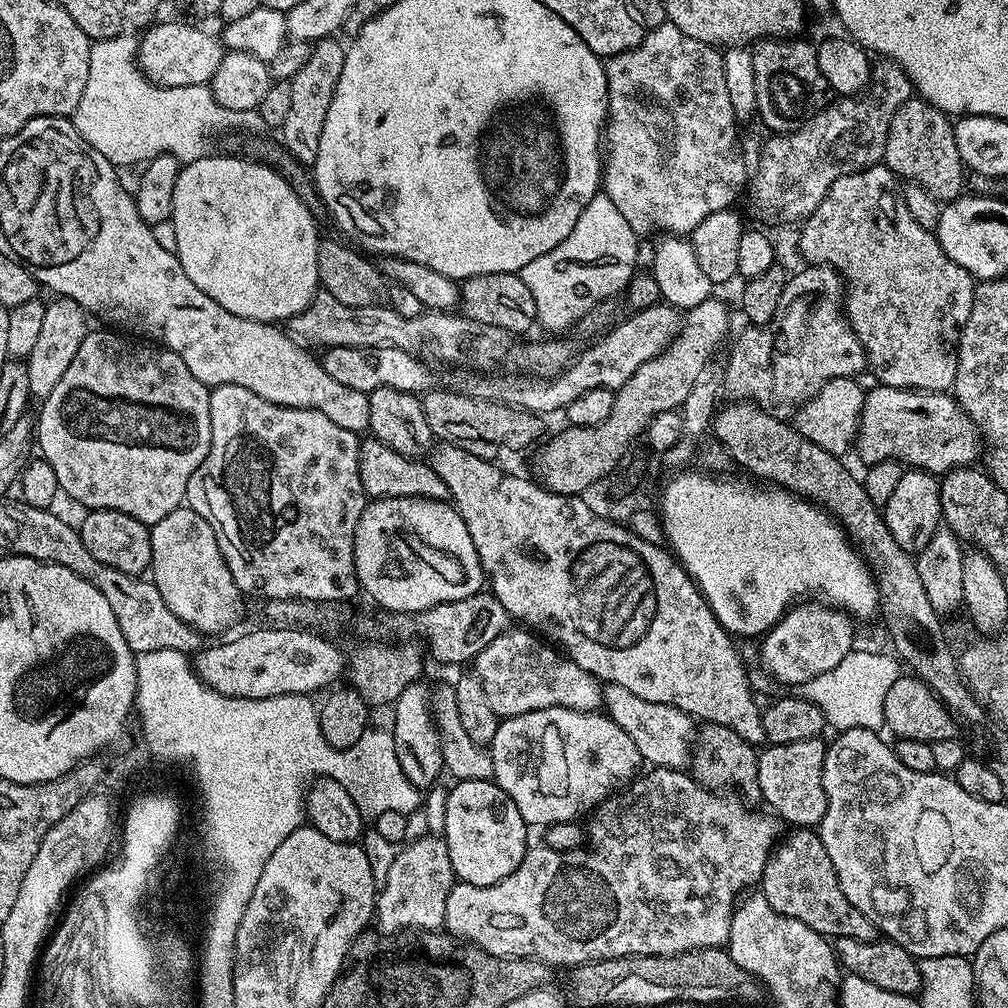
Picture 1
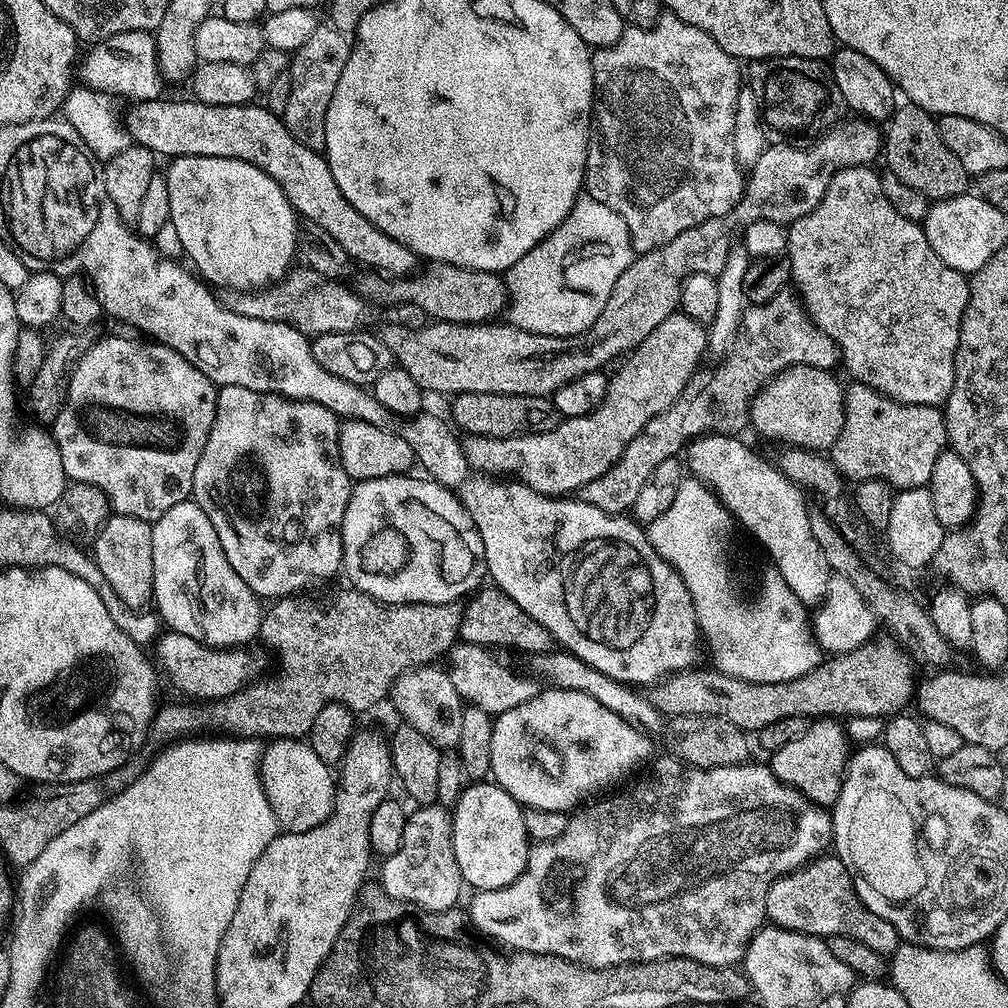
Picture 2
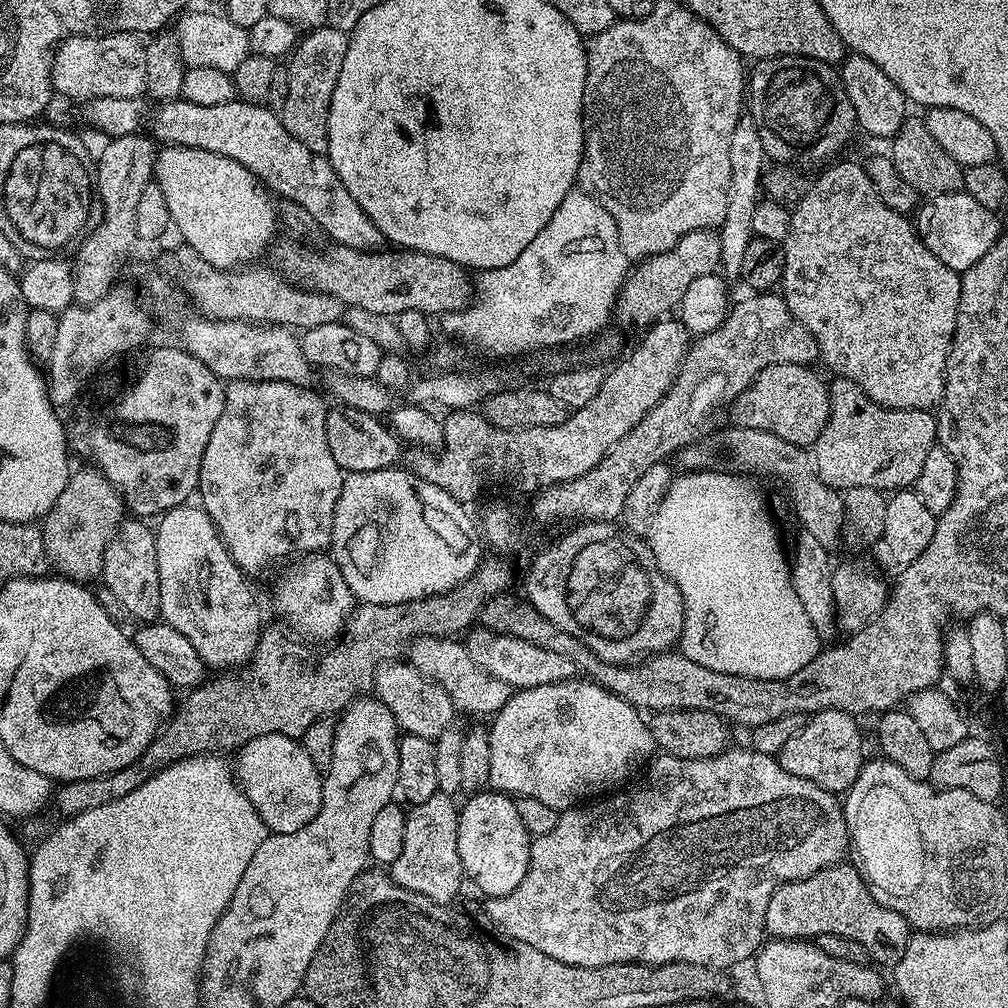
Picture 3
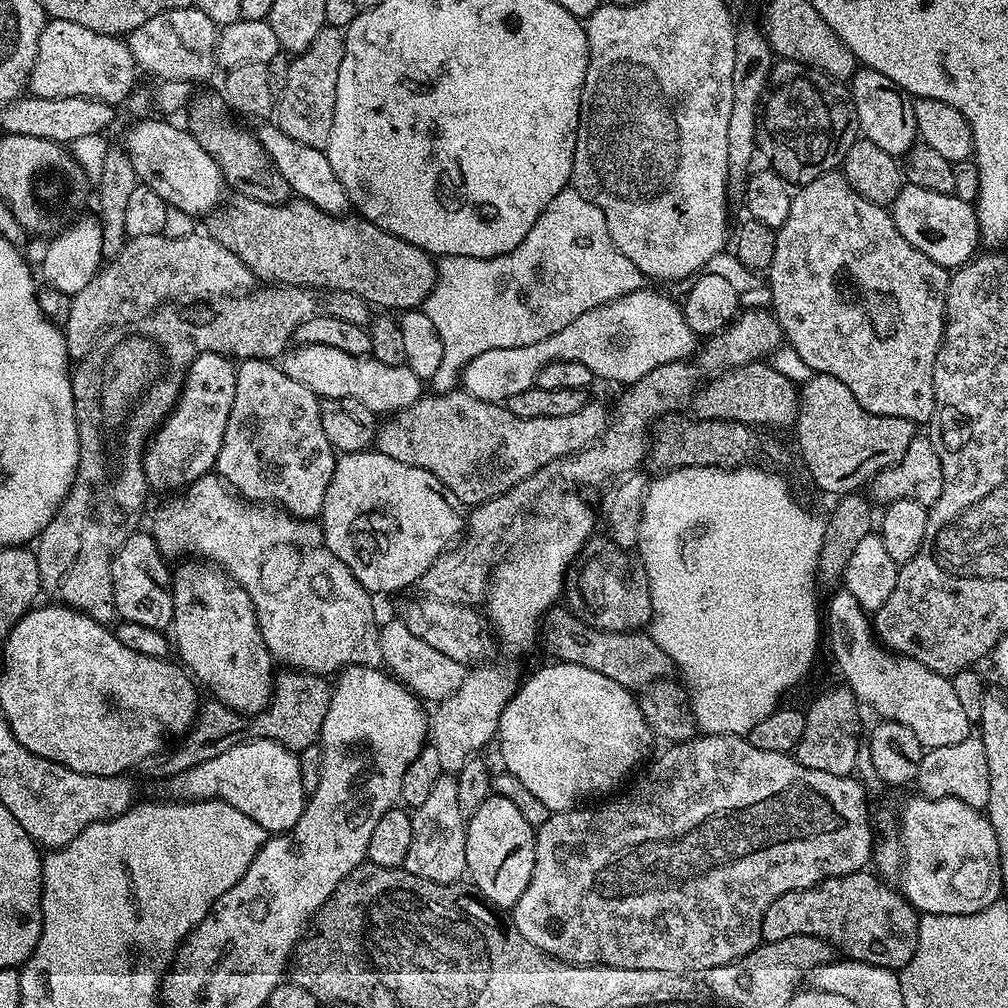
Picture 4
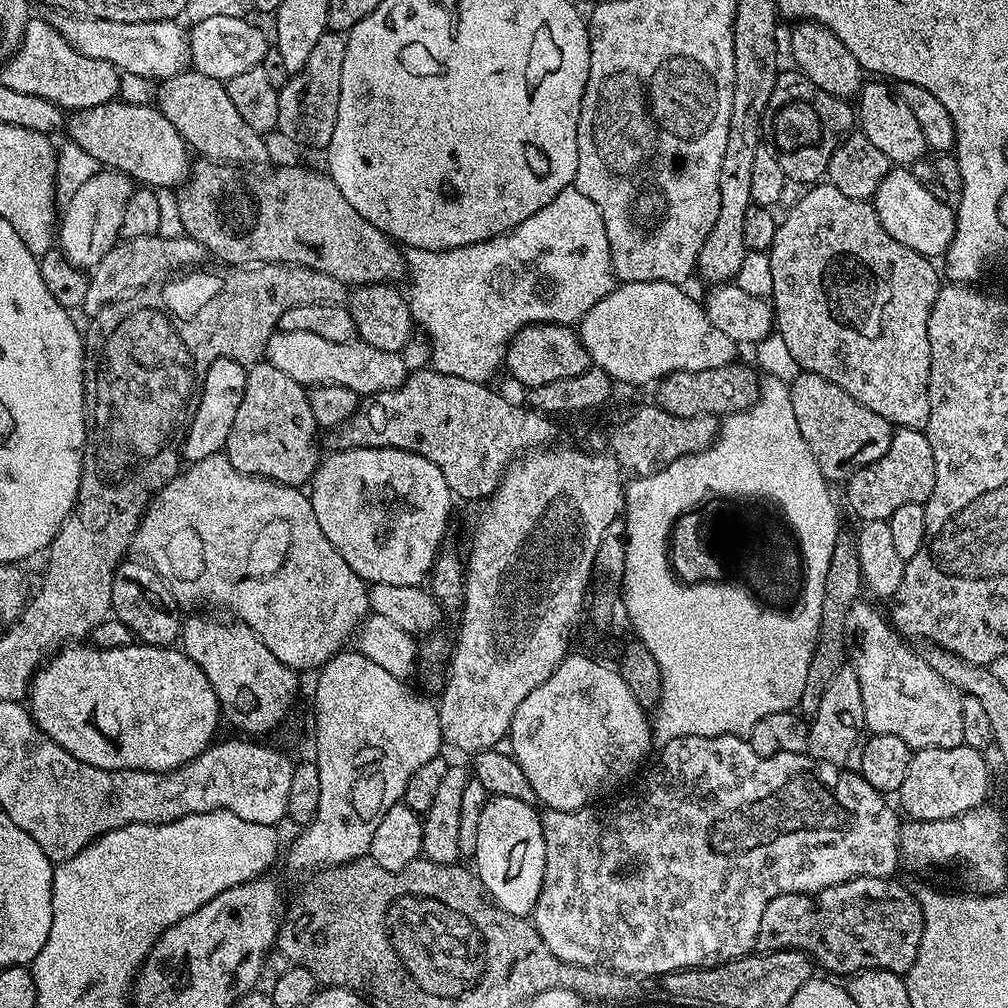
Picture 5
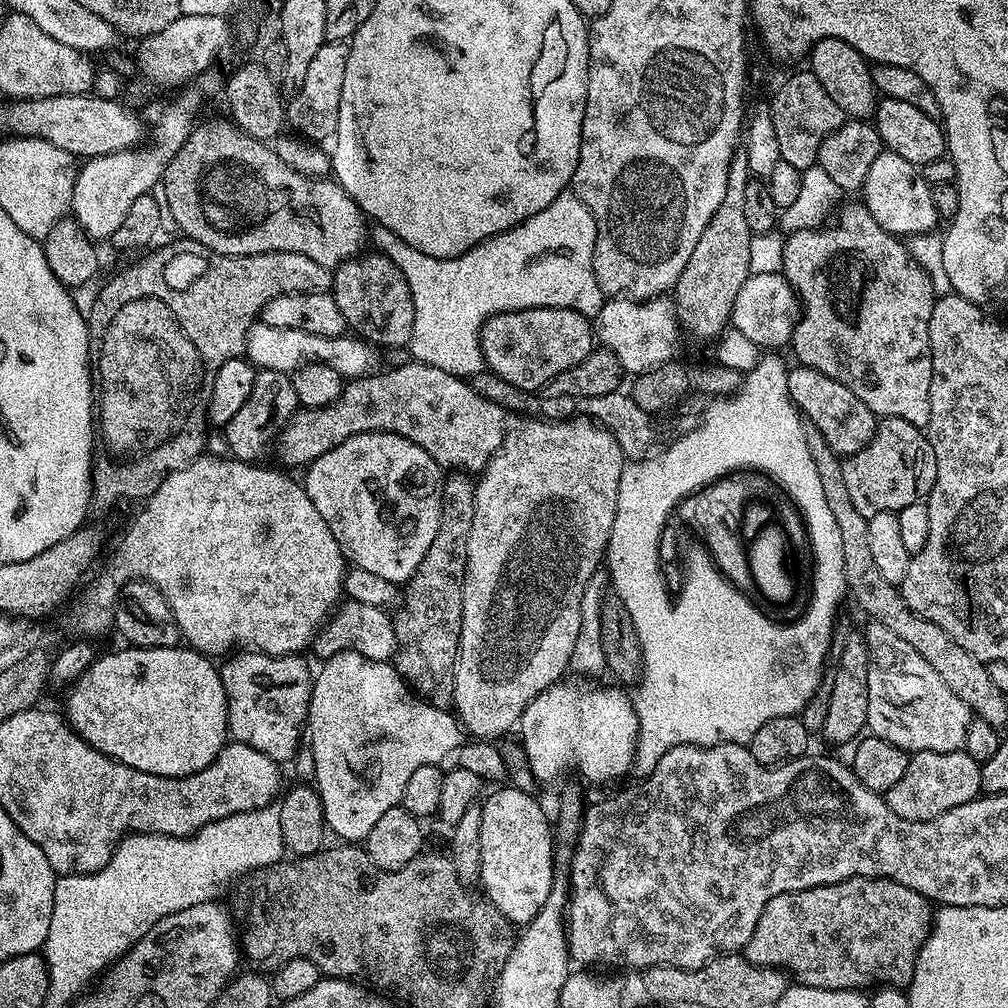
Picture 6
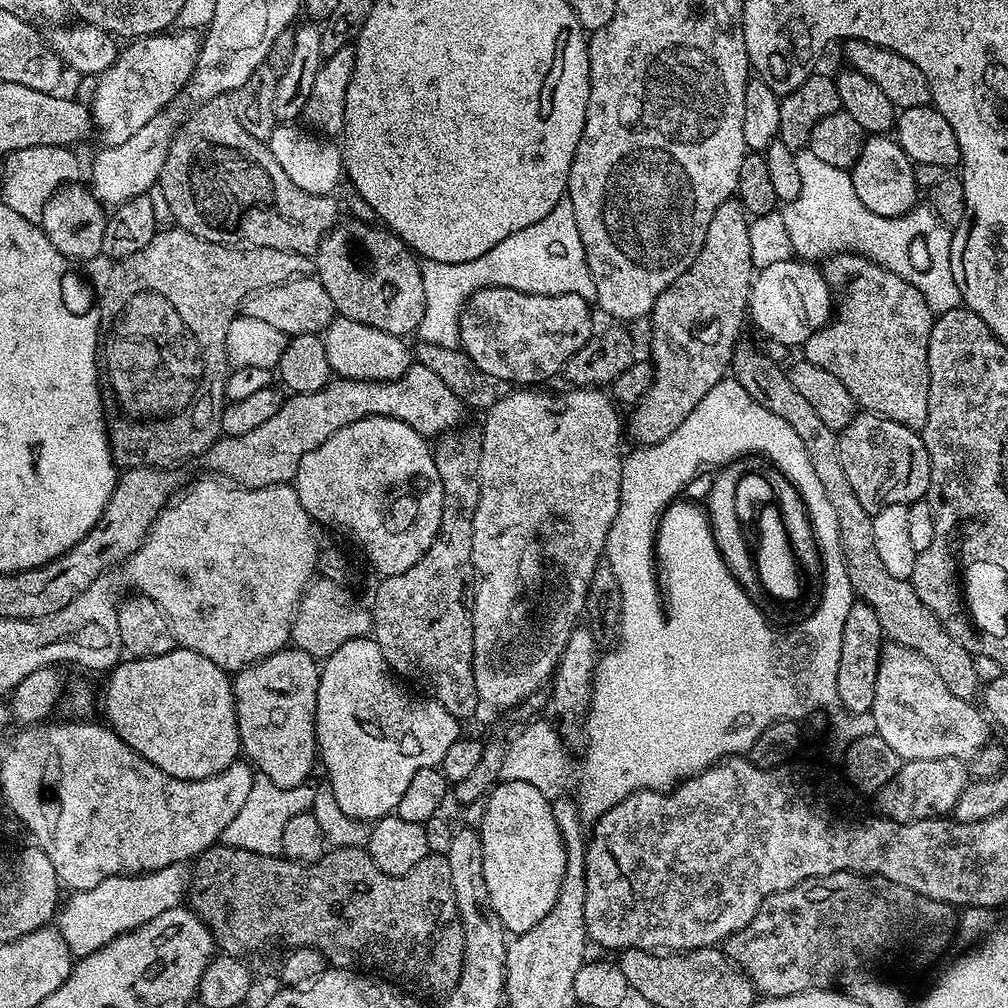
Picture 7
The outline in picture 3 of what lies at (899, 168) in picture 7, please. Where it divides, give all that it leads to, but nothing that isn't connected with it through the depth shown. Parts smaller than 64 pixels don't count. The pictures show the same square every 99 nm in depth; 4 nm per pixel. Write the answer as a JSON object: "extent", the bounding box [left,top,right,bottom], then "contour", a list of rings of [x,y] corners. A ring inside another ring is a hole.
{"extent":[914,190,1002,274],"contour":[[[961,190],[925,199],[914,213],[914,227],[916,235],[928,247],[930,254],[934,254],[934,258],[946,262],[950,270],[963,274],[1000,239],[1002,229],[996,216],[999,215],[993,209],[974,202],[968,192]]]}

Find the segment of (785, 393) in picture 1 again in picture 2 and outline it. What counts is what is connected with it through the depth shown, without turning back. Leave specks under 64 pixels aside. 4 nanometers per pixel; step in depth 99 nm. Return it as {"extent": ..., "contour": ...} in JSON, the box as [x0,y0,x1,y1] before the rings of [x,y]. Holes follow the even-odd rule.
{"extent":[578,287,841,516],"contour":[[[791,287],[783,288],[781,292],[774,294],[774,298],[770,298],[770,302],[746,307],[733,349],[719,363],[720,369],[705,382],[704,389],[701,392],[694,393],[695,391],[693,391],[691,394],[685,395],[674,401],[662,414],[650,418],[650,422],[646,422],[646,426],[642,426],[638,438],[634,438],[634,442],[630,442],[630,446],[626,446],[622,458],[618,458],[618,462],[614,462],[614,466],[610,466],[610,470],[606,470],[606,474],[602,474],[602,478],[594,478],[594,482],[586,482],[586,486],[578,493],[579,499],[584,500],[590,506],[598,506],[598,510],[606,510],[612,516],[627,513],[634,508],[638,494],[649,482],[654,470],[666,459],[675,457],[679,453],[679,448],[681,451],[689,440],[713,432],[723,436],[743,433],[743,428],[747,429],[750,424],[753,398],[778,373],[785,372],[795,364],[832,370],[835,369],[835,364],[841,363],[841,360],[840,347],[830,338],[830,334],[822,331],[812,320],[808,309],[804,306],[804,301]]]}

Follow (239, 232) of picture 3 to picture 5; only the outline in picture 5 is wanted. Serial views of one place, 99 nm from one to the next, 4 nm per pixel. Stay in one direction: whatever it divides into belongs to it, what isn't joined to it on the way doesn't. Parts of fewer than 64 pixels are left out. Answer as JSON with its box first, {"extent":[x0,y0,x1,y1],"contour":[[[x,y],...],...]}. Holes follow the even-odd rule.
{"extent":[66,98,190,190],"contour":[[[119,98],[102,106],[73,111],[66,120],[67,139],[82,146],[105,169],[117,170],[153,190],[175,189],[190,175],[190,148],[174,125],[152,104],[124,104]]]}

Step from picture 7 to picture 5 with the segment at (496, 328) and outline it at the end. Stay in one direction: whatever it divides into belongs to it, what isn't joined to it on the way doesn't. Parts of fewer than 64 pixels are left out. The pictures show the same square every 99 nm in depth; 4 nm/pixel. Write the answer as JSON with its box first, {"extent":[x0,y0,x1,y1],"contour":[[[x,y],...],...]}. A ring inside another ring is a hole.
{"extent":[502,324,590,389],"contour":[[[527,324],[518,329],[508,341],[503,353],[502,364],[508,372],[524,384],[525,389],[546,386],[546,382],[558,382],[562,378],[574,378],[590,366],[588,351],[580,341],[579,331],[566,324]]]}

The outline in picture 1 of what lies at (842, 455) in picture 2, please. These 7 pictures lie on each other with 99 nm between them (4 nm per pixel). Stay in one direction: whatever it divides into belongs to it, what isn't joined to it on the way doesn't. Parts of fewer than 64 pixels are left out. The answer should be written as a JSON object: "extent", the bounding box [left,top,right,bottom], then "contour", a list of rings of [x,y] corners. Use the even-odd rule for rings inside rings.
{"extent":[854,384,982,474],"contour":[[[885,384],[868,388],[864,397],[860,428],[854,441],[865,465],[883,460],[899,460],[912,470],[933,474],[967,468],[982,456],[982,437],[972,421],[960,409],[955,395],[948,392],[917,392],[910,388],[891,388]]]}

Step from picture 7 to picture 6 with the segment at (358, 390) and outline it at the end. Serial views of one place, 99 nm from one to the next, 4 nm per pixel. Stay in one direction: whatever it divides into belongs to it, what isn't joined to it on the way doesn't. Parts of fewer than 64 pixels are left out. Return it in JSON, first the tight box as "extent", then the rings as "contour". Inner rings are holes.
{"extent":[278,363,510,474],"contour":[[[407,363],[400,364],[389,372],[380,370],[370,376],[349,379],[340,397],[330,402],[330,406],[301,407],[297,410],[278,437],[280,460],[285,464],[283,467],[303,469],[318,458],[322,458],[326,450],[334,450],[334,446],[342,446],[346,438],[354,438],[354,434],[389,432],[422,446],[422,450],[426,450],[426,454],[430,454],[430,458],[434,458],[434,462],[439,464],[441,469],[459,470],[465,474],[483,472],[484,467],[492,461],[492,456],[502,446],[504,434],[510,427],[505,408],[484,400],[472,389],[467,379],[450,374],[446,370],[438,370],[438,366]]]}

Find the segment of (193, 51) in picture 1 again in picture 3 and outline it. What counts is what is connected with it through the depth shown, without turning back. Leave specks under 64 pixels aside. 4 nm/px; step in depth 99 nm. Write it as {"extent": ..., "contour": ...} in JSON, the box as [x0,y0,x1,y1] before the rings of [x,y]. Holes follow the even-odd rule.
{"extent":[52,32,145,100],"contour":[[[112,32],[109,36],[77,36],[68,34],[54,49],[52,87],[72,100],[98,98],[137,99],[145,91],[145,41],[130,32]]]}

